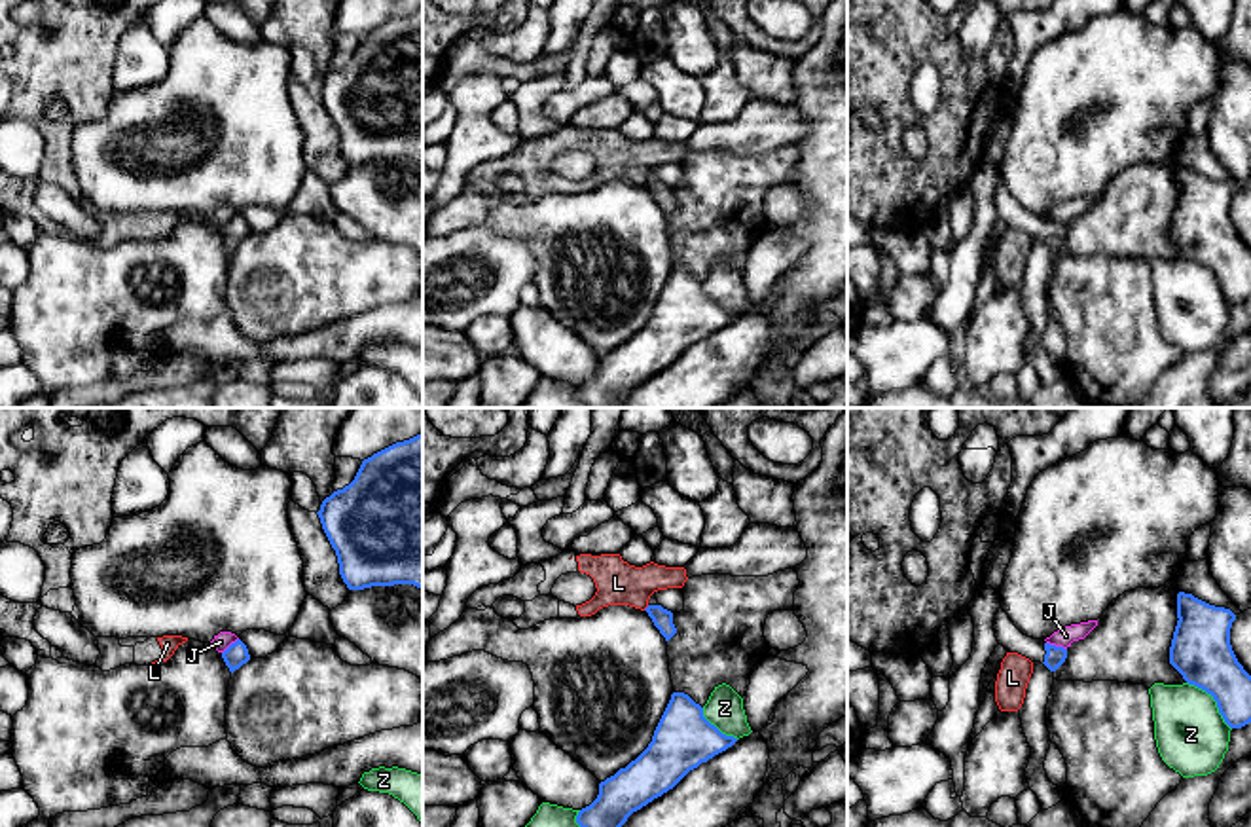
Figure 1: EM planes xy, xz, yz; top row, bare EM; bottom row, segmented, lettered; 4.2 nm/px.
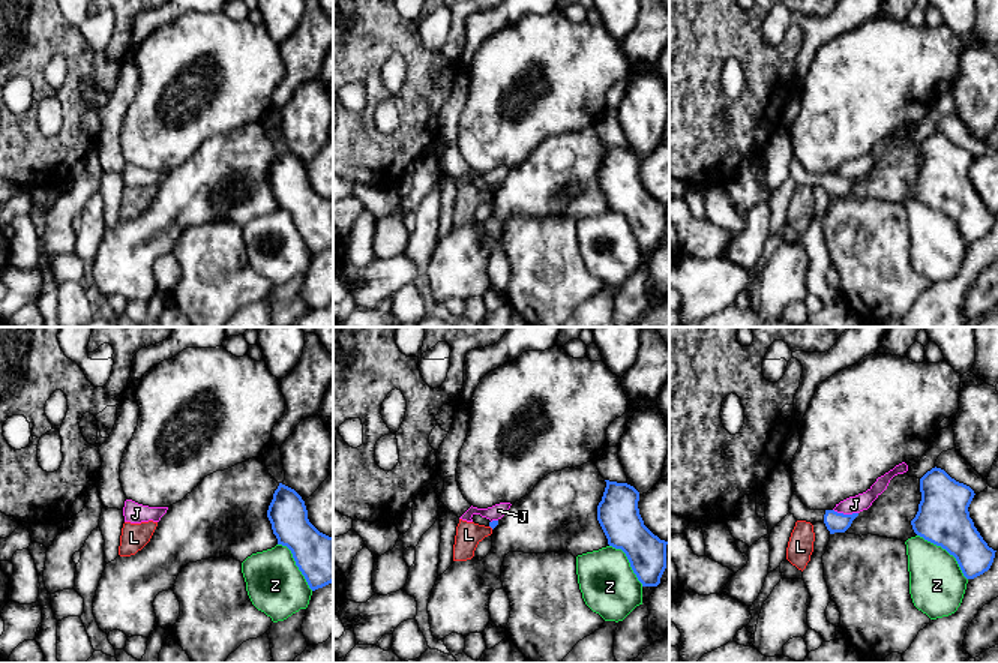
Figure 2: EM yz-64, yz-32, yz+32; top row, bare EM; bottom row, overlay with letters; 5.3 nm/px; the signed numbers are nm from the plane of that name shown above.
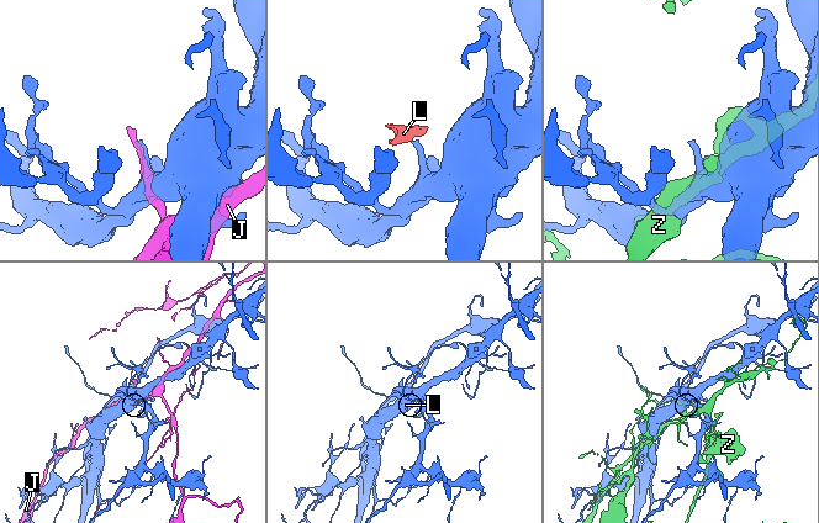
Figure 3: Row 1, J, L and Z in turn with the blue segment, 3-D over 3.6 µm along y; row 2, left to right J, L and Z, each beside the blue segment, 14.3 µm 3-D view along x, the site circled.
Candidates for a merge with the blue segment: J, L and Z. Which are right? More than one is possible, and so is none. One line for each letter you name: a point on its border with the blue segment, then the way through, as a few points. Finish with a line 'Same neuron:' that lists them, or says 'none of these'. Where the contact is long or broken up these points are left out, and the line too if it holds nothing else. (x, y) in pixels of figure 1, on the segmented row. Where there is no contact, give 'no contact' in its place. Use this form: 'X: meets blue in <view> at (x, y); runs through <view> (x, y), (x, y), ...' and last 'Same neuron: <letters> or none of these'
Same neuron: none of these

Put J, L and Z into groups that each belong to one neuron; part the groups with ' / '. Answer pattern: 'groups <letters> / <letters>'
groups J / L / Z

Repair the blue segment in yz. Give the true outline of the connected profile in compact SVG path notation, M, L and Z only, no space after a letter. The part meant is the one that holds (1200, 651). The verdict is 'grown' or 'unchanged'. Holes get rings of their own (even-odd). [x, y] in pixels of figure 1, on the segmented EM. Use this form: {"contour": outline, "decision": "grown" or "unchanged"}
{"contour": "M1177 594L1177 626L1169 647L1169 664L1217 702L1230 728L1251 723L1251 675L1230 645L1236 615L1209 605L1192 594Z", "decision": "unchanged"}

